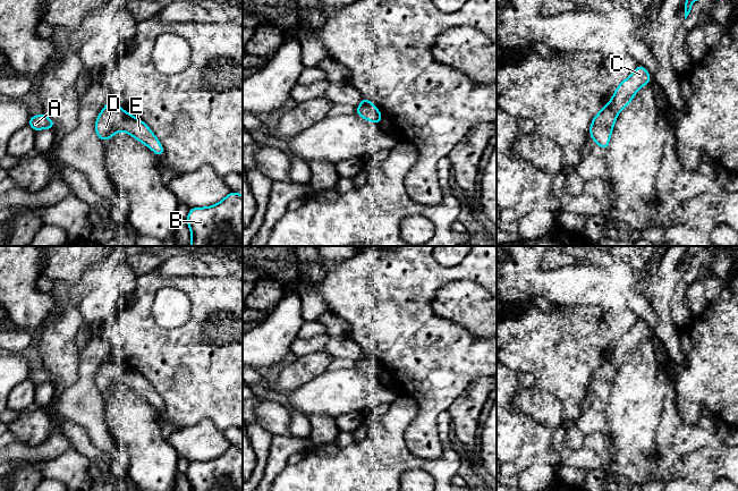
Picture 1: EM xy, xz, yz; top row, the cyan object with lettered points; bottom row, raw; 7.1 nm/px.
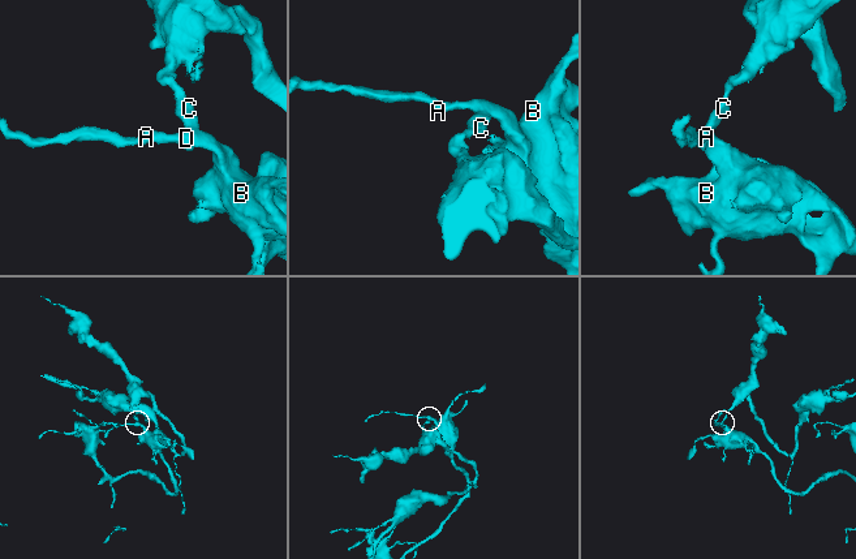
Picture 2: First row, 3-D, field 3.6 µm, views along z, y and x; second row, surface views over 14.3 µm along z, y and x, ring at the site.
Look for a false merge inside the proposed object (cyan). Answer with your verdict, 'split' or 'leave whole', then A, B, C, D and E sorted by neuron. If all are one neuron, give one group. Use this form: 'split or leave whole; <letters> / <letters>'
split; A B D E / C

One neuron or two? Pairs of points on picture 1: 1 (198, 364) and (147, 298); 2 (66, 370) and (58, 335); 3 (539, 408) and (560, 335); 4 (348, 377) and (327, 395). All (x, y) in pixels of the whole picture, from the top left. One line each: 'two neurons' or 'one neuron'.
1: one neuron
2: one neuron
3: two neurons
4: one neuron

